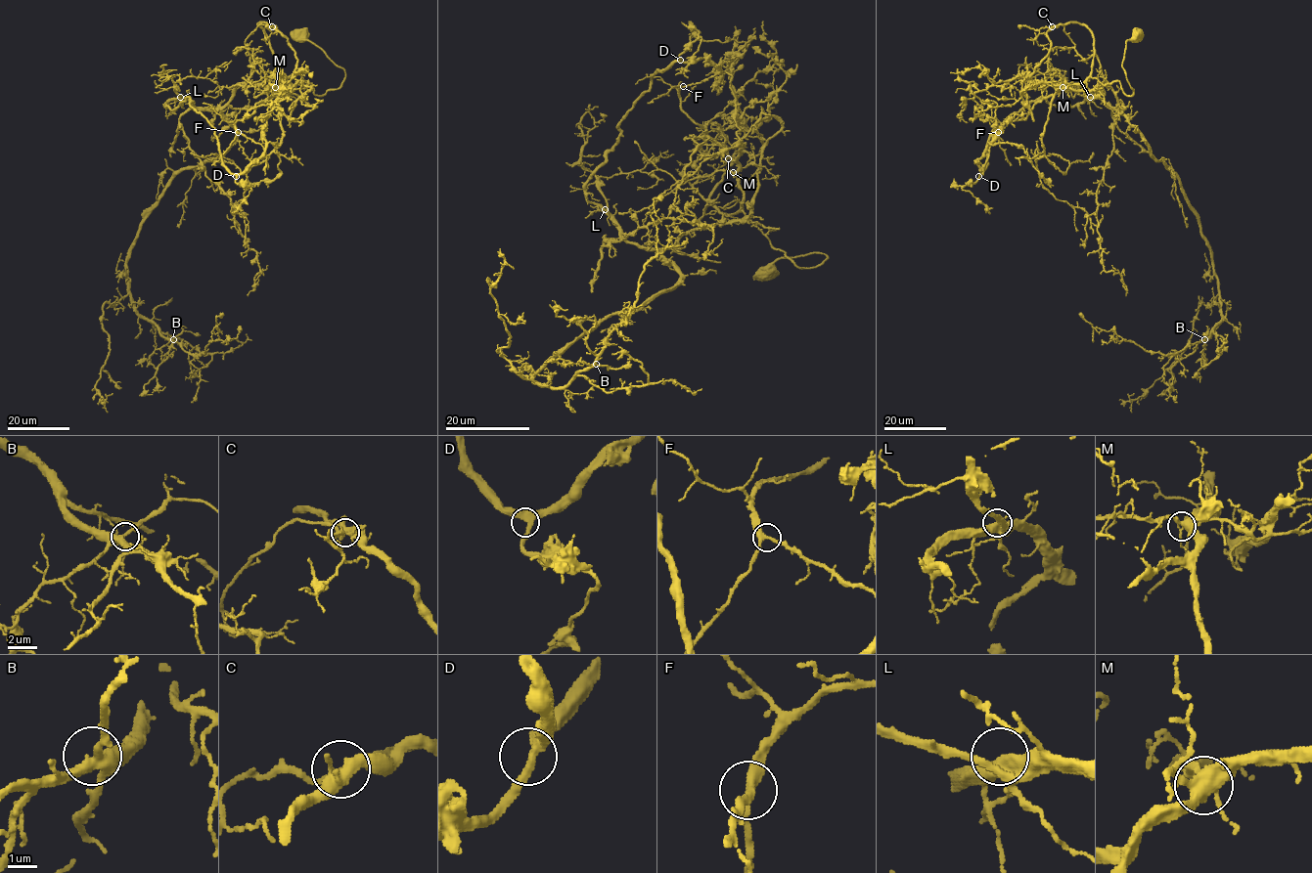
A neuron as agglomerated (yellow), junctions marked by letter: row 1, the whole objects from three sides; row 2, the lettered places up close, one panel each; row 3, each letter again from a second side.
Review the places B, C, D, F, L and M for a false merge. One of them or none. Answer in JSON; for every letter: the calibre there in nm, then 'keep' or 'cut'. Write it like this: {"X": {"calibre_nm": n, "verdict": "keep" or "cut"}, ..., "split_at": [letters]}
{"B": {"calibre_nm": 360, "verdict": "keep"}, "C": {"calibre_nm": 180, "verdict": "cut"}, "D": {"calibre_nm": 360, "verdict": "keep"}, "F": {"calibre_nm": 280, "verdict": "keep"}, "L": {"calibre_nm": 400, "verdict": "keep"}, "M": {"calibre_nm": 420, "verdict": "keep"}, "split_at": ["C"]}

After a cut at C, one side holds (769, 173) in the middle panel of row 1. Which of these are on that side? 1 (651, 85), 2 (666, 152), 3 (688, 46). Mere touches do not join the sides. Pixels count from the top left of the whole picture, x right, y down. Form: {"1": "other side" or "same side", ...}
{"1": "other side", "2": "other side", "3": "other side"}

